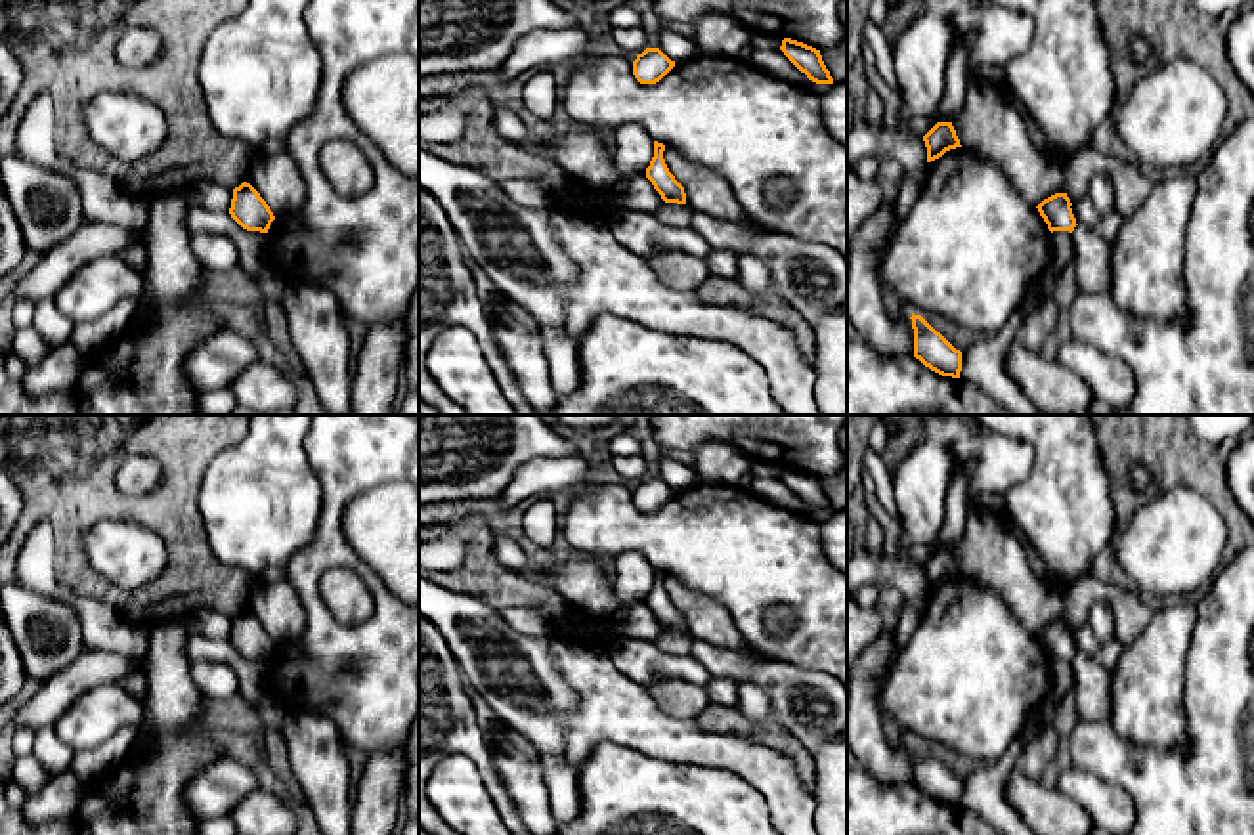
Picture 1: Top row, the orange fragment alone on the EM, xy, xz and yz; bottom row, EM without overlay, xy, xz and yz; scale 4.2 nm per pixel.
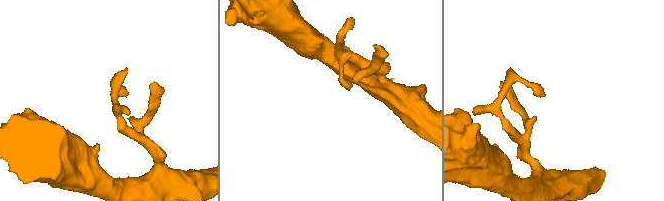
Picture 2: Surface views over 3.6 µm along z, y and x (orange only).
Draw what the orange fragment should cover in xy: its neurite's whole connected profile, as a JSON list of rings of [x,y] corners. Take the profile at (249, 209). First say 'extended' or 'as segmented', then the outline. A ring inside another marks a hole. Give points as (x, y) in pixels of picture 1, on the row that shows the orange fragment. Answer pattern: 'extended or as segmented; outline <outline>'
as segmented; outline [[[247,182],[233,189],[229,214],[243,229],[260,233],[268,233],[275,220],[266,201]]]

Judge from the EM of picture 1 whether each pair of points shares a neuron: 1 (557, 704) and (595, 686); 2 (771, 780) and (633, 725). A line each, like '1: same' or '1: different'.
1: different
2: same

